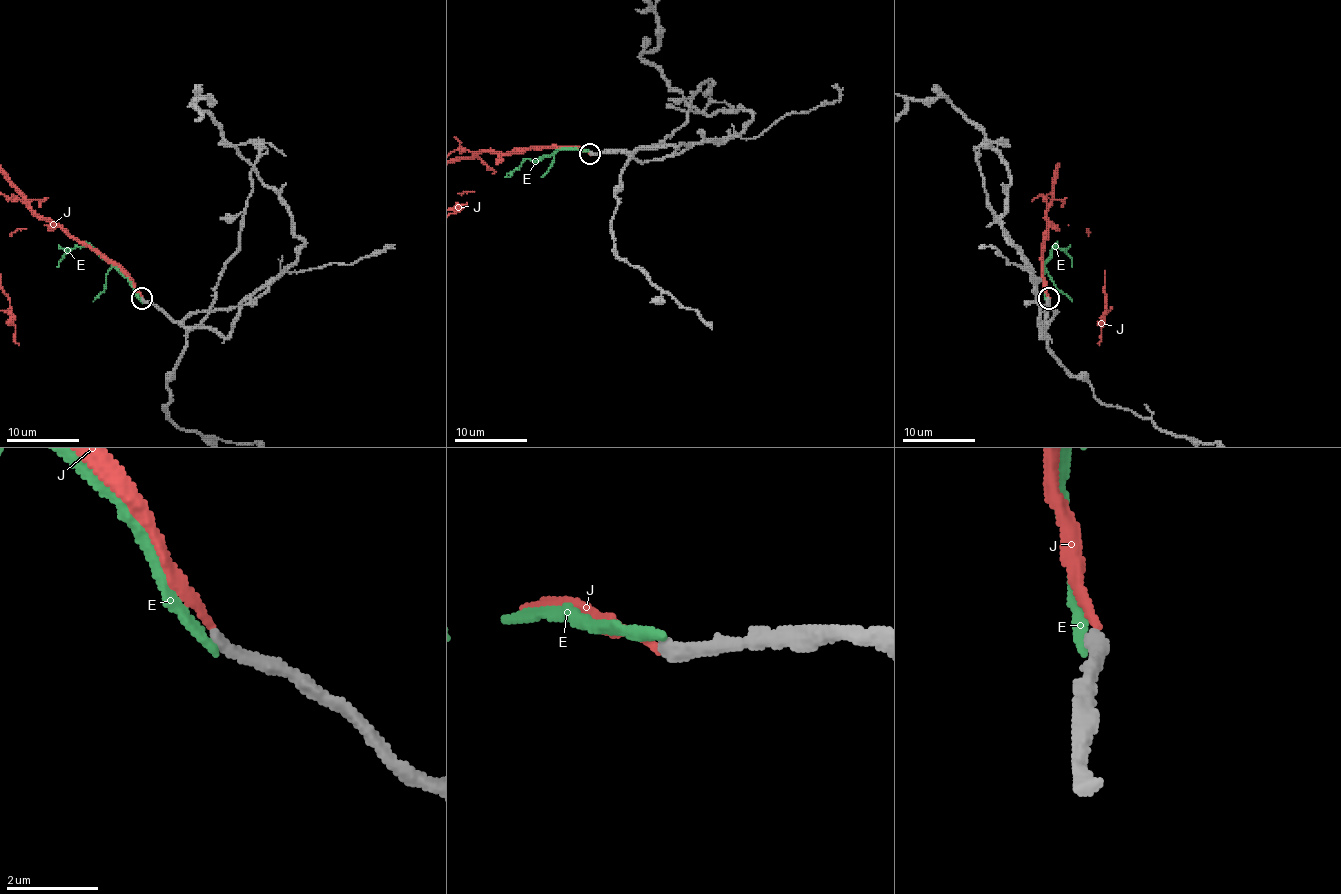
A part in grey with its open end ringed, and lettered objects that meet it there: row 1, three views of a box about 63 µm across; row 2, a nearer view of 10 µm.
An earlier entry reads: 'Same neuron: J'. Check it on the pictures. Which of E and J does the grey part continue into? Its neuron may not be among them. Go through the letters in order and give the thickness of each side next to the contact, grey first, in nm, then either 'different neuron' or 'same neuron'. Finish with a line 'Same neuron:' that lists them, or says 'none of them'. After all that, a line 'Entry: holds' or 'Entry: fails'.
E: 320/240 nm | different neuron
J: 320/160 nm | same neuron
Same neuron: J
Entry: holds

